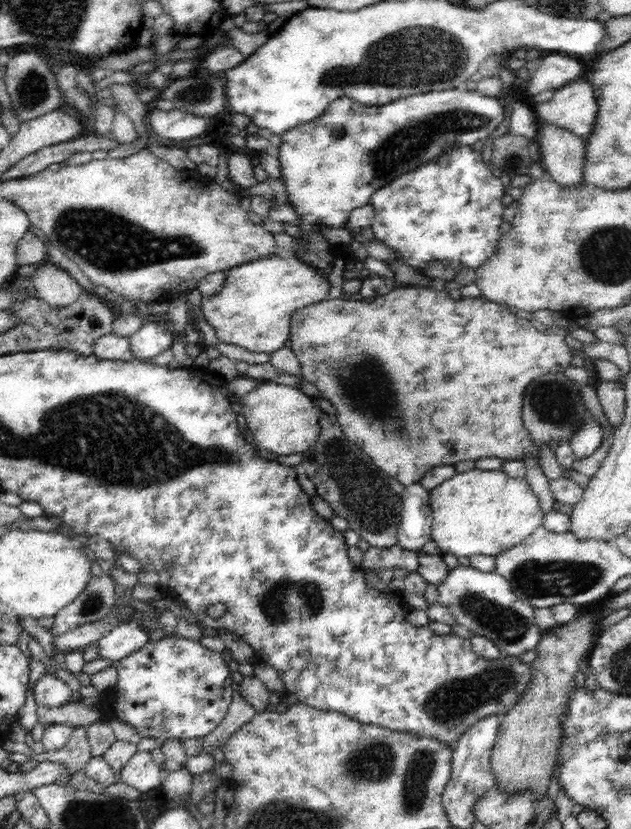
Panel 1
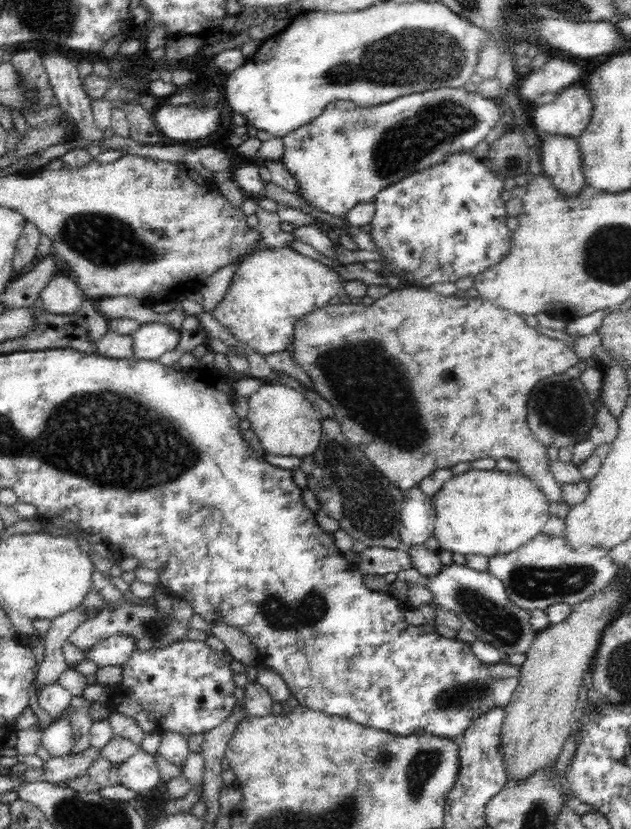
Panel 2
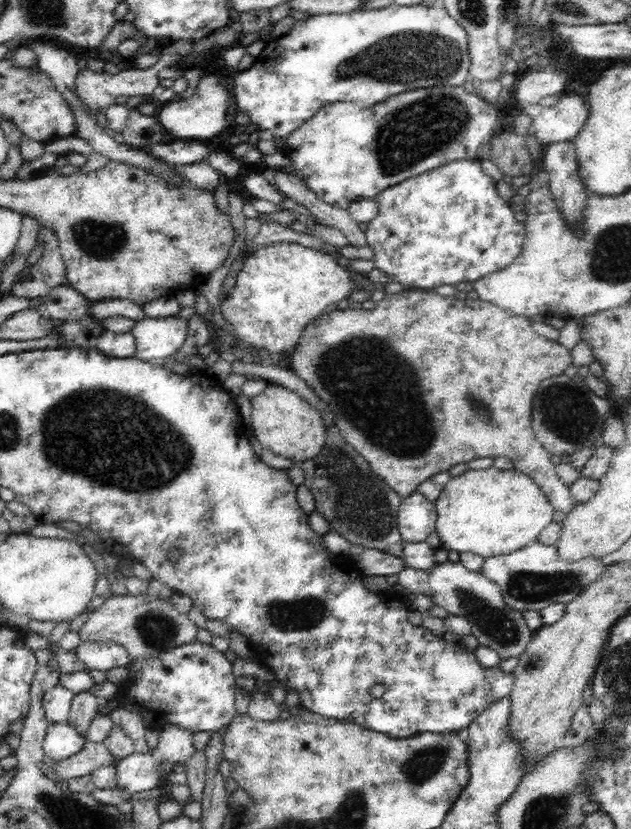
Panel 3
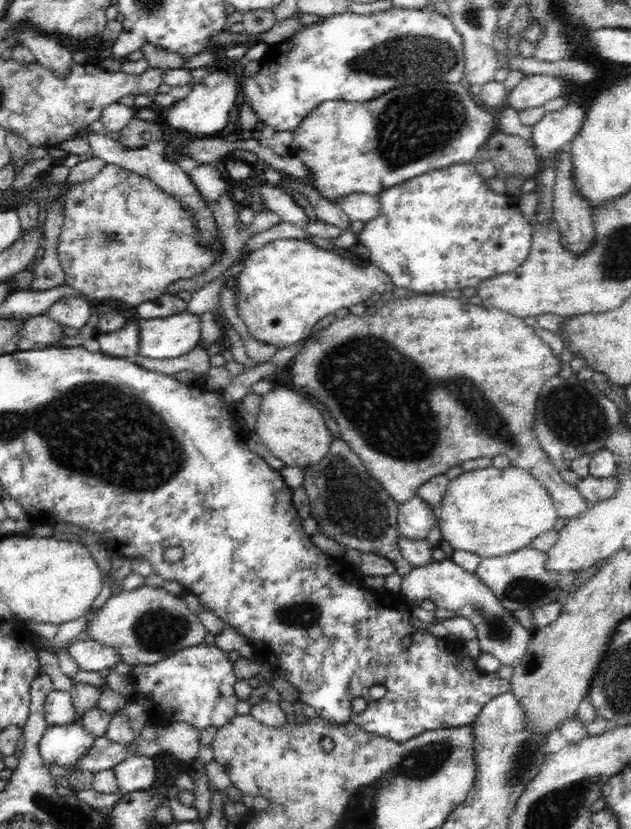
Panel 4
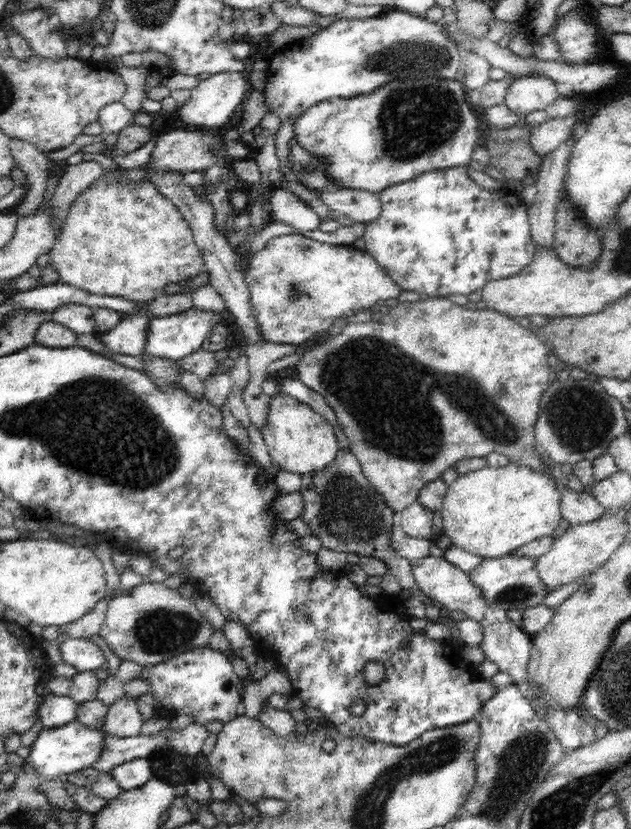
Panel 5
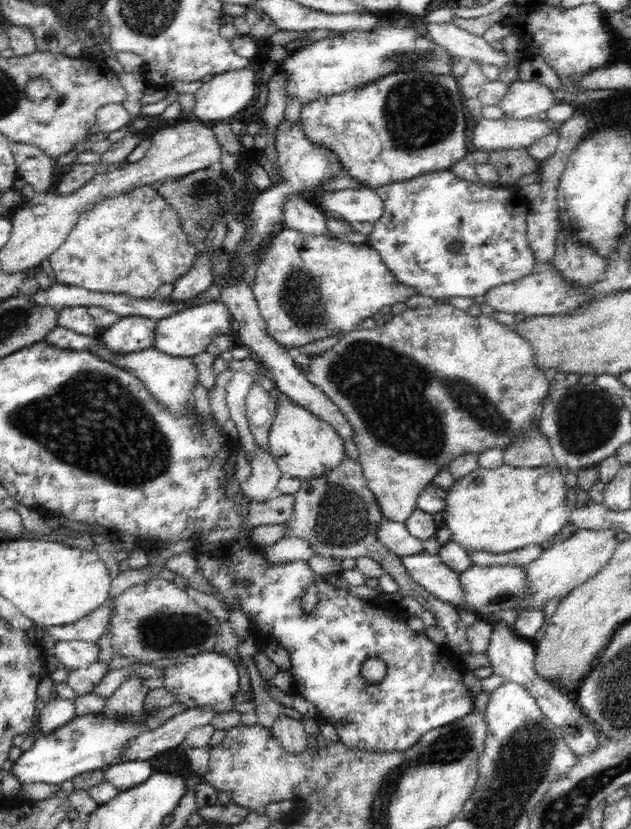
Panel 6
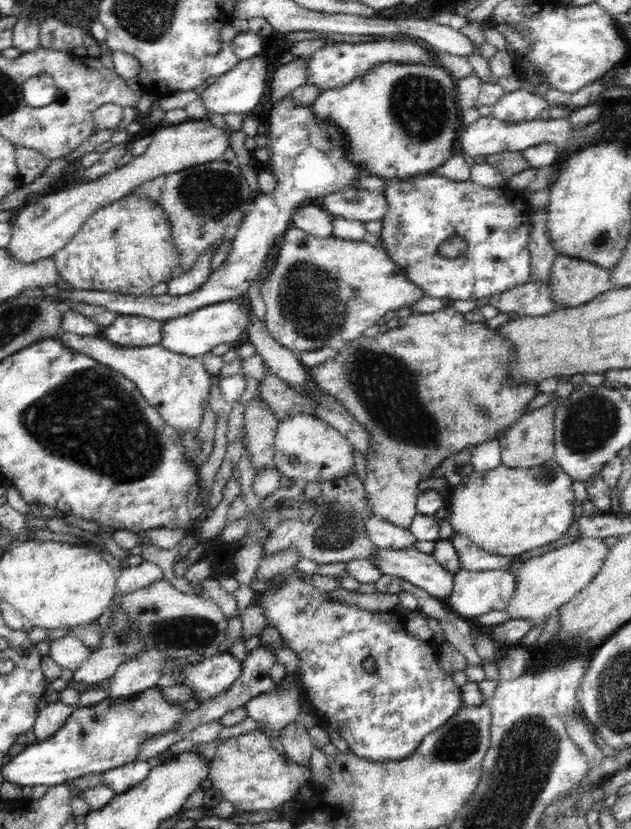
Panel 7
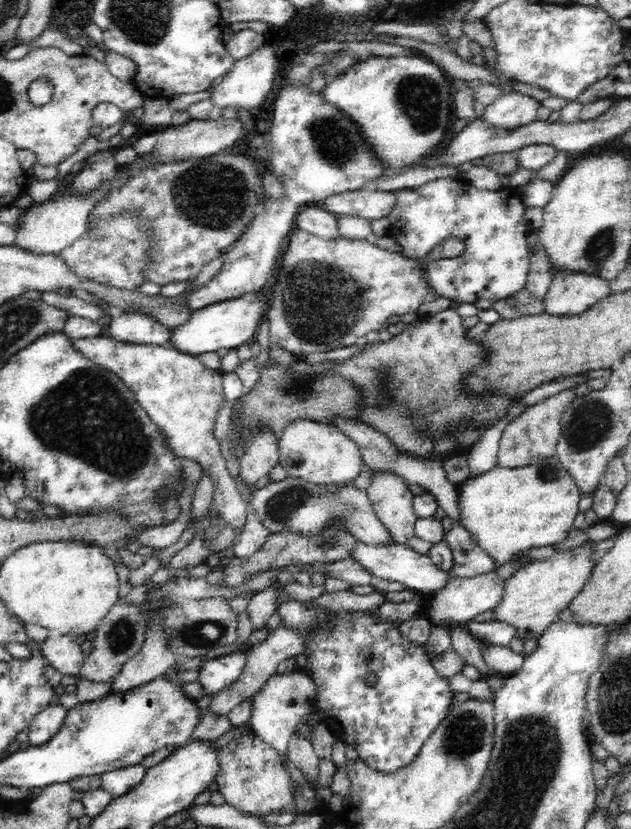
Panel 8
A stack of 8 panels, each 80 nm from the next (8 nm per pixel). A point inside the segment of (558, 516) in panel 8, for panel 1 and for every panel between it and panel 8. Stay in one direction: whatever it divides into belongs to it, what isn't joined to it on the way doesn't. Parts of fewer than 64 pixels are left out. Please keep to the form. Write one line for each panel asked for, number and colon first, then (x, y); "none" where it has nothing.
1: (478, 512)
2: (484, 512)
3: (491, 512)
4: (491, 512)
5: (490, 512)
6: (498, 510)
7: (506, 511)

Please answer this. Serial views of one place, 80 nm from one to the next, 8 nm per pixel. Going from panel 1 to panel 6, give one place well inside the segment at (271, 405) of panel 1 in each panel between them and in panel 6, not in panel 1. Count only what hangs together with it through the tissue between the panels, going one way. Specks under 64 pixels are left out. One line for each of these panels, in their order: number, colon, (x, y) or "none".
2: (285, 422)
3: (283, 422)
4: (294, 431)
5: (299, 440)
6: (304, 446)

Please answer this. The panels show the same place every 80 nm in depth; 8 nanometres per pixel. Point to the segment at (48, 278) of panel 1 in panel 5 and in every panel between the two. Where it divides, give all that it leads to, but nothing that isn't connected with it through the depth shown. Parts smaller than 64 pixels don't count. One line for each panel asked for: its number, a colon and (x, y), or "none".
2: (61, 296)
3: (63, 304)
4: (73, 312)
5: (79, 318)

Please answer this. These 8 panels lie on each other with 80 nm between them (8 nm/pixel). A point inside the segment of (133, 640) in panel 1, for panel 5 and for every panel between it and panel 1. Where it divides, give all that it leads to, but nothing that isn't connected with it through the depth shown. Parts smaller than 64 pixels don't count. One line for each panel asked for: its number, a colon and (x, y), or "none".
2: (115, 650)
3: (97, 655)
4: (91, 655)
5: (84, 655)

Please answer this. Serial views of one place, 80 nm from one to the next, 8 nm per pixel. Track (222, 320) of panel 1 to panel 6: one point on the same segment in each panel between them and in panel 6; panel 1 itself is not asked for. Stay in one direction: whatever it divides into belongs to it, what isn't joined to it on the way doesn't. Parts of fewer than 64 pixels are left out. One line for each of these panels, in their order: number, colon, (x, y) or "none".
2: (273, 289)
3: (284, 286)
4: (287, 286)
5: (299, 287)
6: (308, 288)

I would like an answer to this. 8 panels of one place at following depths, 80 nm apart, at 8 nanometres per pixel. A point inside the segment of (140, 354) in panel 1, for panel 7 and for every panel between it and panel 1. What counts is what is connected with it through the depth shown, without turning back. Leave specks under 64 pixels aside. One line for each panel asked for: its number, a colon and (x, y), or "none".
2: (151, 340)
3: (156, 338)
4: (170, 337)
5: (173, 337)
6: (188, 333)
7: (195, 334)

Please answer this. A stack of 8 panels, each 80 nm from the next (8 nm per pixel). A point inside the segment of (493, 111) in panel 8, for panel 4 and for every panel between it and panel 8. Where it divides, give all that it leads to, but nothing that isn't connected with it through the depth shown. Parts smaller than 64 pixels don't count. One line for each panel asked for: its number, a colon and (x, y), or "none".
4: (533, 90)
5: (527, 94)
6: (524, 99)
7: (520, 105)

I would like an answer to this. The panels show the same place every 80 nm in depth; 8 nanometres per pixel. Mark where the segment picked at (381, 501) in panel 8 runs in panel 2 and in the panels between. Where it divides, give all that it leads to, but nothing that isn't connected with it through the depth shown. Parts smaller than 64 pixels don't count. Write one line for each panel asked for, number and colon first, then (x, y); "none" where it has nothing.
2: (463, 369)
3: (466, 373)
4: (475, 372)
5: (453, 383)
6: (448, 384)
7: (436, 384)

